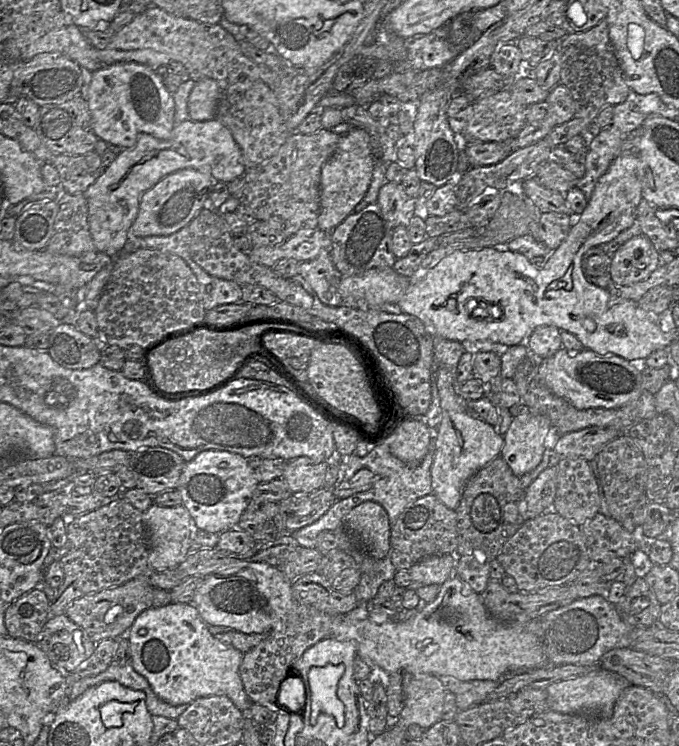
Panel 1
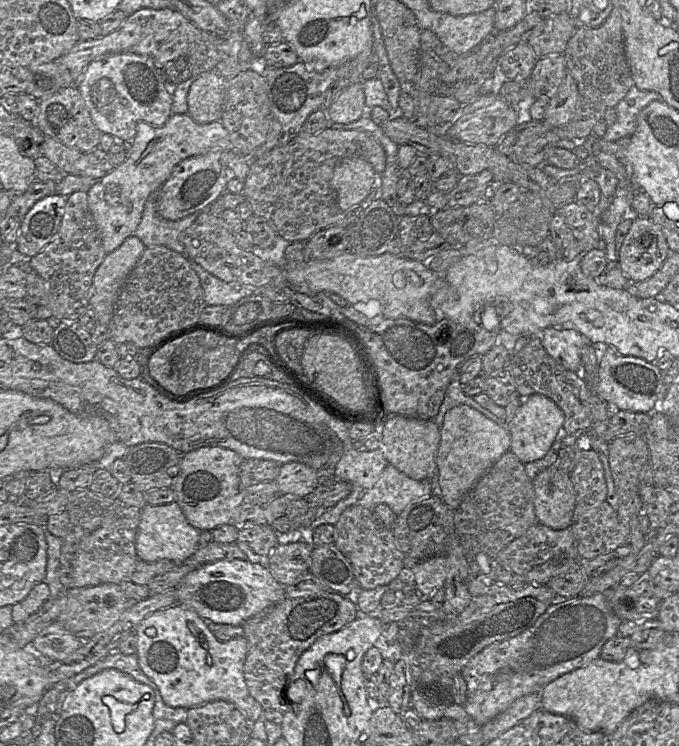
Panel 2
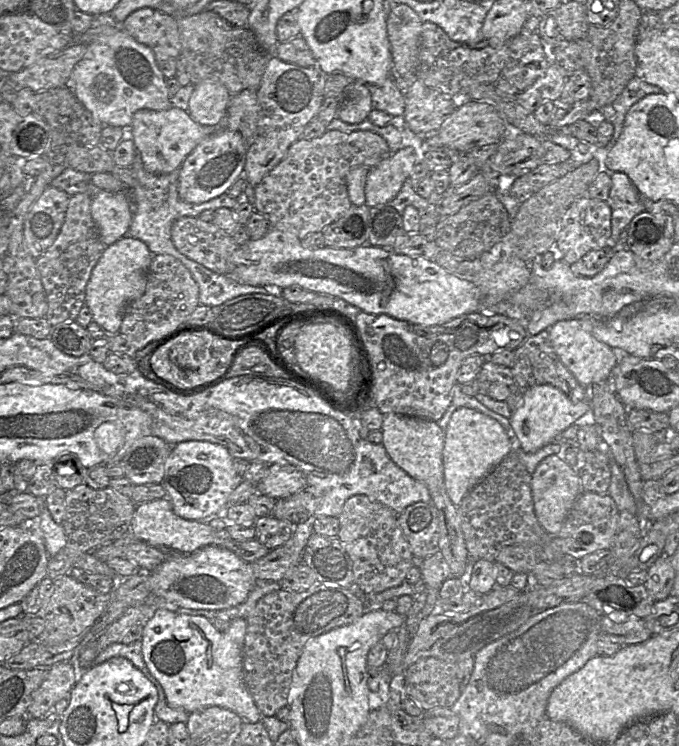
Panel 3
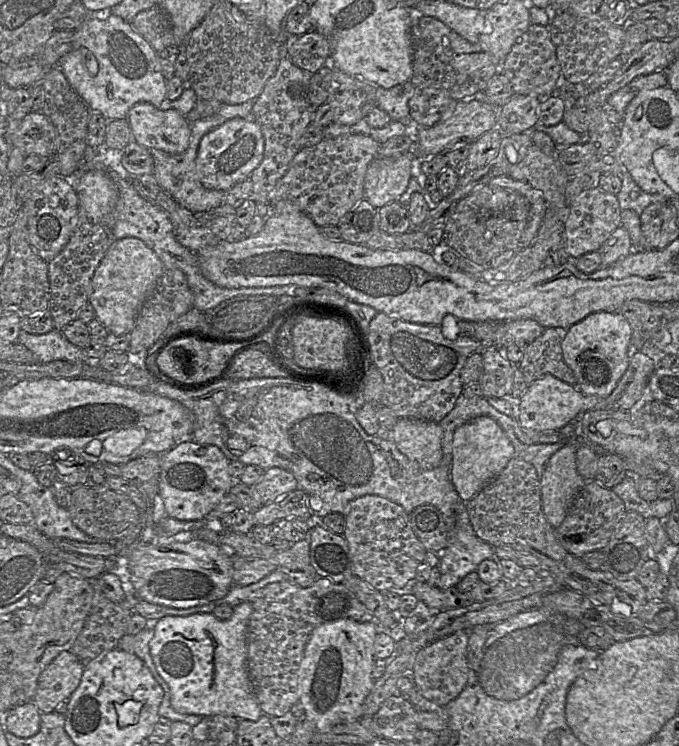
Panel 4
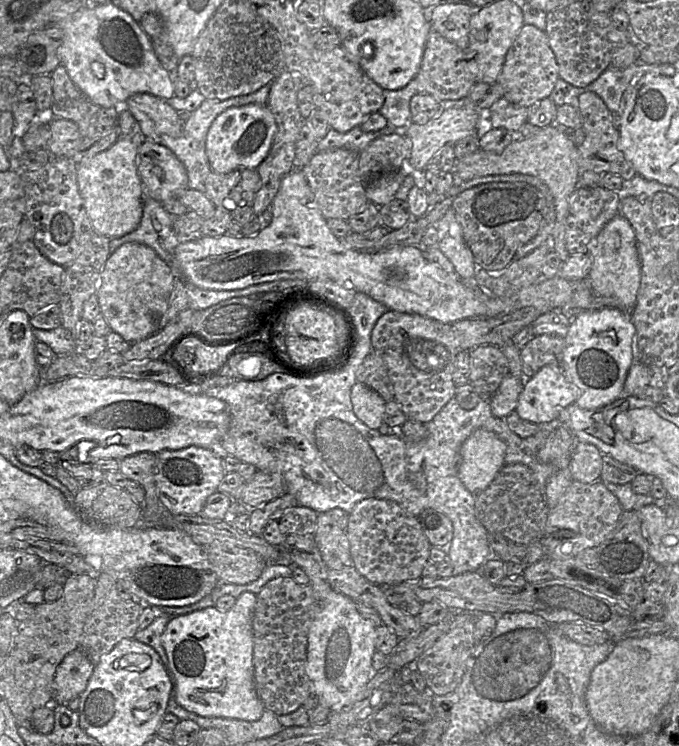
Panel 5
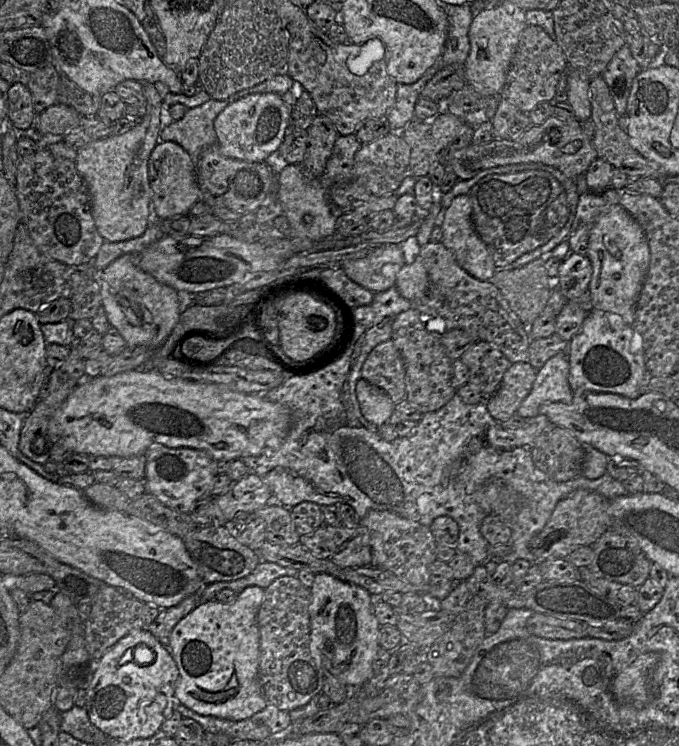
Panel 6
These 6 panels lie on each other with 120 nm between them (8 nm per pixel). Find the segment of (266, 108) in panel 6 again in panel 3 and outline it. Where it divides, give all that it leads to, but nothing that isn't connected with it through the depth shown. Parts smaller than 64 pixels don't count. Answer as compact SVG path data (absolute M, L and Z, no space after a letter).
M228 129L207 136L184 159L179 168L178 195L188 203L203 203L224 193L244 171L248 145L239 133Z

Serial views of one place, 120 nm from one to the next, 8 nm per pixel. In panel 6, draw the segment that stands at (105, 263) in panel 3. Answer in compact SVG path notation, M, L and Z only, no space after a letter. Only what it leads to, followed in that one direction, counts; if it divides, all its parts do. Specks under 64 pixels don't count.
M124 254L99 273L104 308L111 327L122 335L128 347L158 349L172 333L182 313L182 299L172 287L156 280L137 265L138 254Z

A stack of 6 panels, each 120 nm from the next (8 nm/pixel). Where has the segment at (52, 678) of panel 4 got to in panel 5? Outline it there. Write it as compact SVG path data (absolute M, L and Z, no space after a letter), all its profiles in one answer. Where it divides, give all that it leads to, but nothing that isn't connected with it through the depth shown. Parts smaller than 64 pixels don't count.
M79 649L67 654L58 665L53 681L53 701L67 704L79 697L87 687L94 664Z

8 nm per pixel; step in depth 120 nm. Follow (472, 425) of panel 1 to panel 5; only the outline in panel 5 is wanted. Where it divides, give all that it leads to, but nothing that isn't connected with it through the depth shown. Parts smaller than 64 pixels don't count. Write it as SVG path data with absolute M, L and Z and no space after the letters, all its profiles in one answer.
M475 430L459 451L458 477L472 494L485 490L505 465L507 446L495 433Z

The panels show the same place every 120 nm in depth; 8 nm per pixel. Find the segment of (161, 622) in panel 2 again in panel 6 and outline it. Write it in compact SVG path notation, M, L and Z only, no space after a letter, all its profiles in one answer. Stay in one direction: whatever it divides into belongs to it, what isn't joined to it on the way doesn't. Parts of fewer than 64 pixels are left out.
M259 586L246 587L233 603L218 600L201 602L173 628L170 652L177 664L179 678L175 697L180 704L199 715L240 721L260 712L267 705L259 681L260 631L257 622L265 590Z

